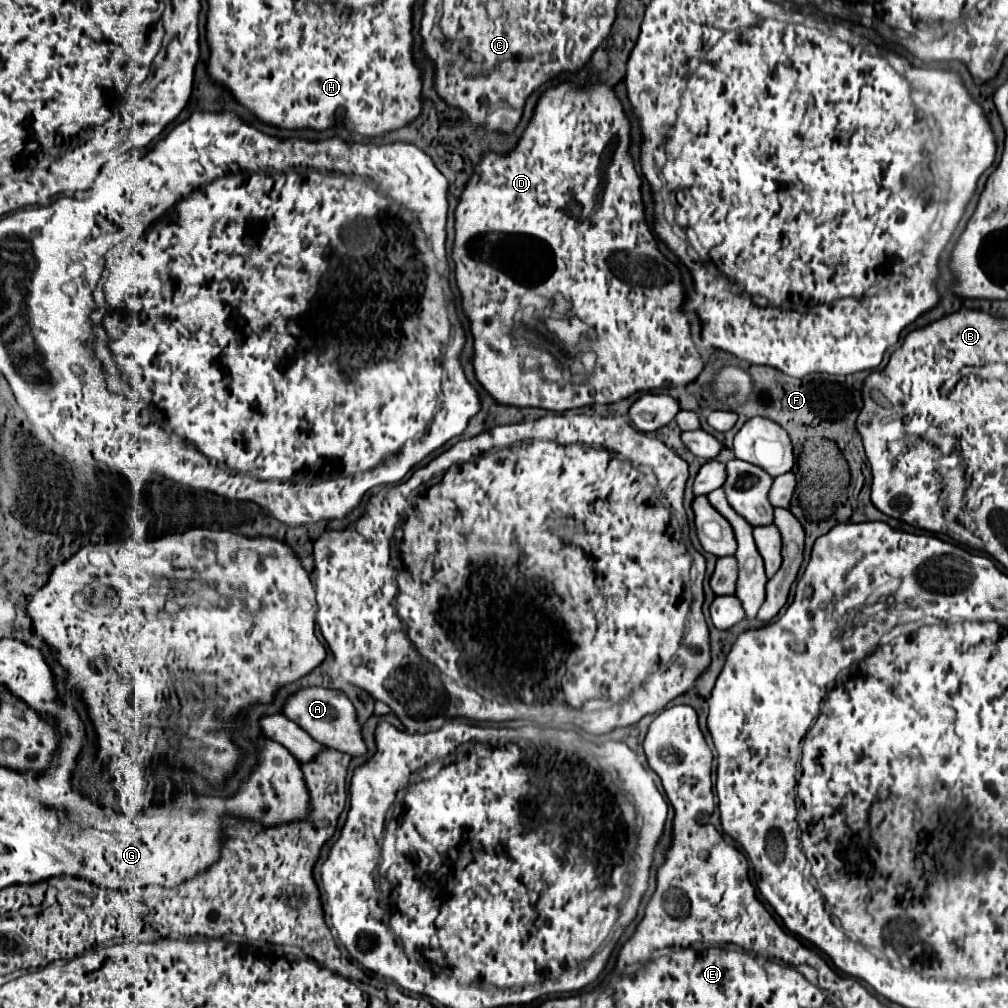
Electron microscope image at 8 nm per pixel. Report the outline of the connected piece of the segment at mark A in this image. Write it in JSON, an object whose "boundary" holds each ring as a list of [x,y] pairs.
{"boundary":[[[330,688],[300,690],[298,694],[294,694],[288,700],[284,714],[286,714],[286,718],[290,718],[298,726],[302,726],[316,742],[320,742],[328,748],[342,750],[344,754],[350,754],[352,758],[364,756],[368,752],[366,742],[362,738],[362,726],[358,724],[358,718],[356,718],[356,710],[354,710],[352,702],[348,700],[348,696],[344,696],[342,692],[336,692]]]}

